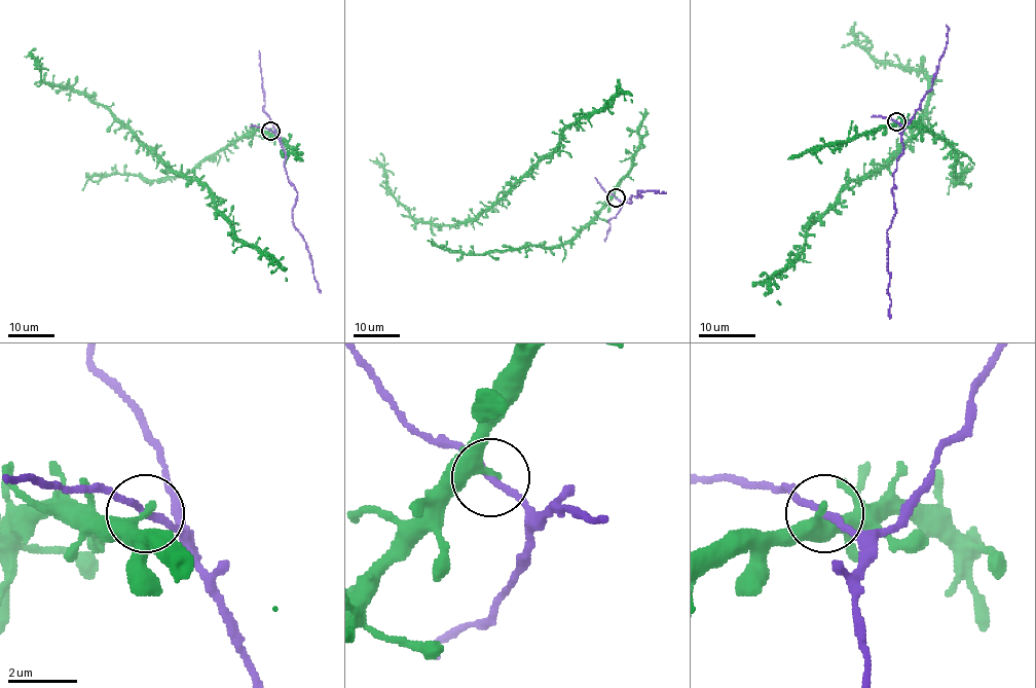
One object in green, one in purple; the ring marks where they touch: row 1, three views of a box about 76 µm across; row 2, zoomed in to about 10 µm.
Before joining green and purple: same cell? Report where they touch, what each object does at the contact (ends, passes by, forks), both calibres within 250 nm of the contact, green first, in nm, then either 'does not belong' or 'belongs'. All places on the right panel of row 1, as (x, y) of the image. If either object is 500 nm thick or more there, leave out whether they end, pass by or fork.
place (896, 121); green ends; purple passes by; calibres 400 and 170 nm; belongs

